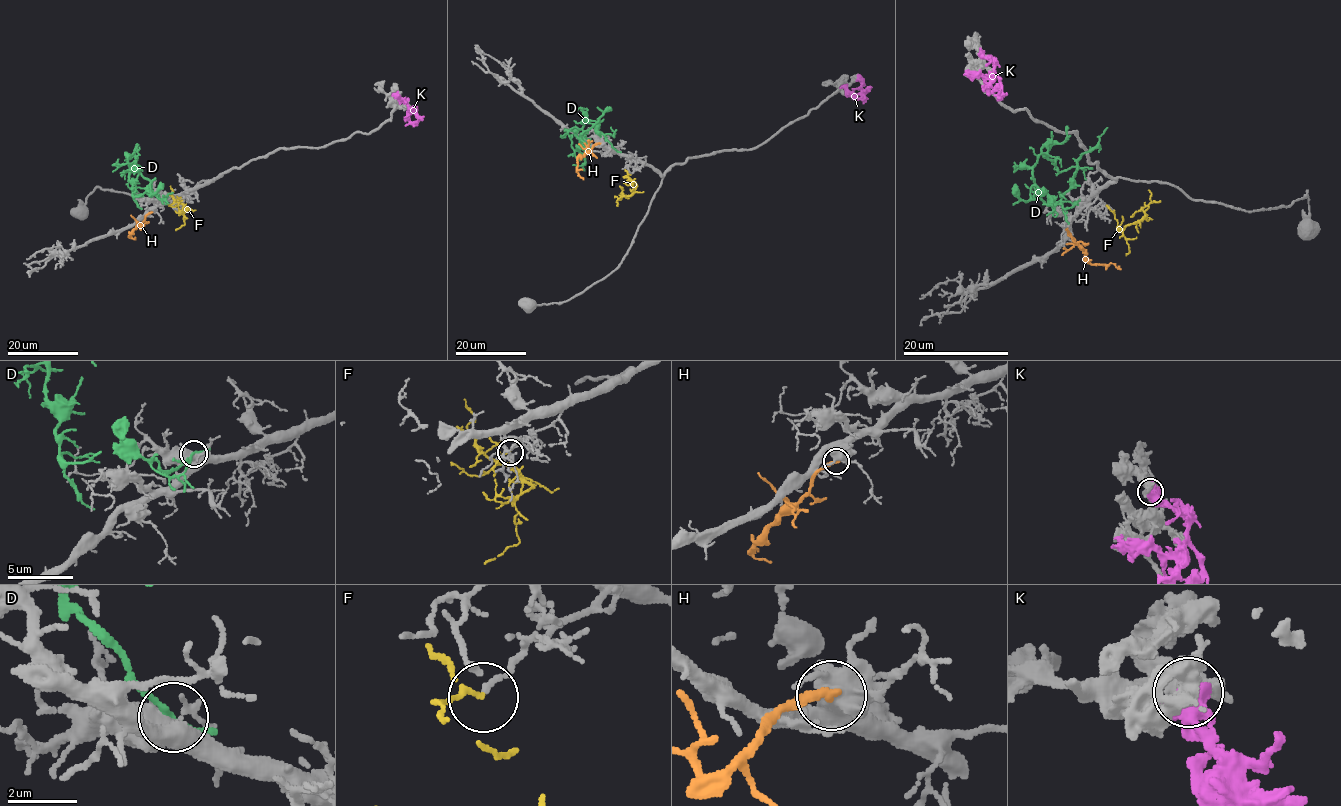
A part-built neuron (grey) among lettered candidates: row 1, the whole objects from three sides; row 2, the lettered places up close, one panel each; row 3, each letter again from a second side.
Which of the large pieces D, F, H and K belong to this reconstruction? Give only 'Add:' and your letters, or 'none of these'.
Add: F

